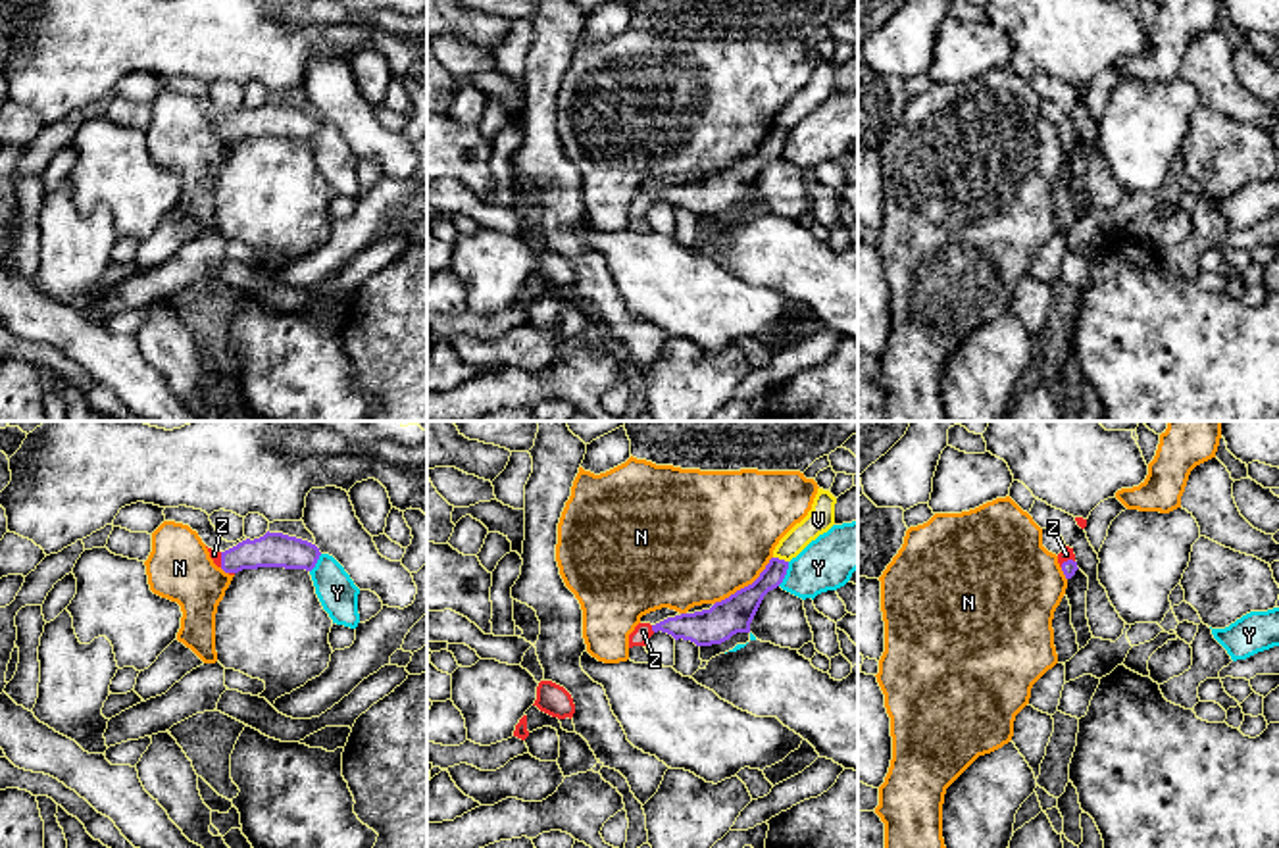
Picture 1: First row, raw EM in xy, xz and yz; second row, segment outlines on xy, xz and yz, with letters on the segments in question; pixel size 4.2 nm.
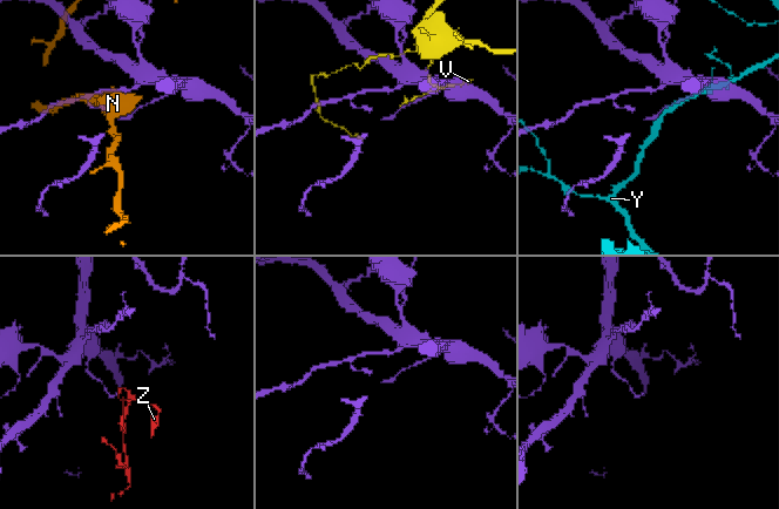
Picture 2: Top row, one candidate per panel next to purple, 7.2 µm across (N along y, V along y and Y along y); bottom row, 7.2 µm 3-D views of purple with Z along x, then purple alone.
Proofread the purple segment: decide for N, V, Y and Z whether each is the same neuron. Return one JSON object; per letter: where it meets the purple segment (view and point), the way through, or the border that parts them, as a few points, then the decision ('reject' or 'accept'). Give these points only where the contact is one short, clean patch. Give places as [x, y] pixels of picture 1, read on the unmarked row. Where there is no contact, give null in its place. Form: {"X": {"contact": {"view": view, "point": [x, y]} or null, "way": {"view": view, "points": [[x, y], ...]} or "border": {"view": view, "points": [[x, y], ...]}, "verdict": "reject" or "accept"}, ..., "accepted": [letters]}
{"N": {"contact": {"view": "xz", "point": [745, 156]}, "verdict": "reject"}, "V": {"contact": {"view": "xz", "point": [781, 129]}, "verdict": "reject"}, "Y": {"contact": {"view": "xz", "point": [785, 143]}, "verdict": "reject"}, "Z": {"contact": {"view": "xz", "point": [652, 199]}, "way": {"view": "xz", "points": [[706, 197], [652, 199], [643, 200]]}, "verdict": "accept"}, "accepted": ["Z"]}

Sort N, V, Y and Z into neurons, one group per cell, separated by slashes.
N / V / Y / Z

